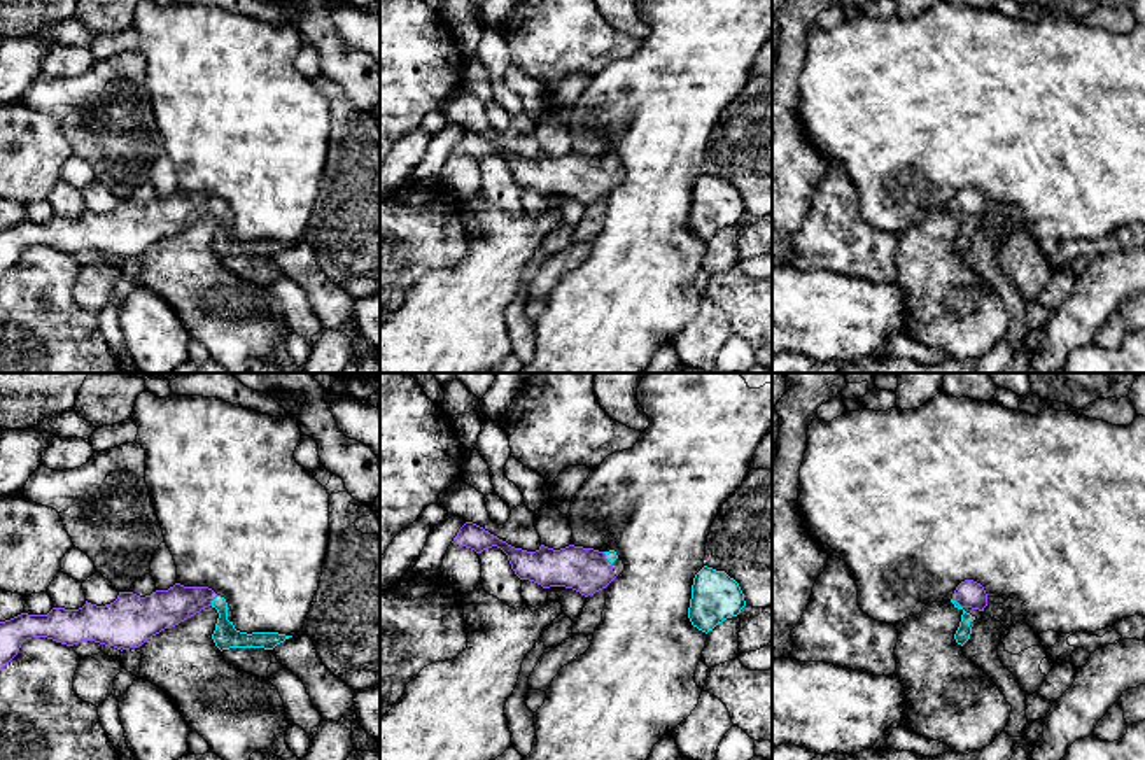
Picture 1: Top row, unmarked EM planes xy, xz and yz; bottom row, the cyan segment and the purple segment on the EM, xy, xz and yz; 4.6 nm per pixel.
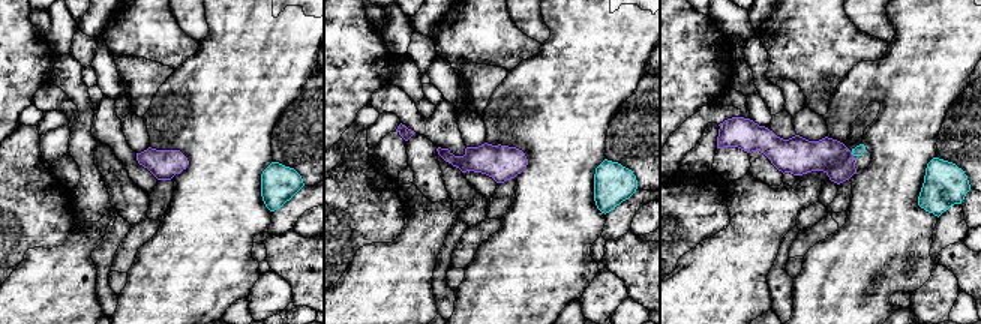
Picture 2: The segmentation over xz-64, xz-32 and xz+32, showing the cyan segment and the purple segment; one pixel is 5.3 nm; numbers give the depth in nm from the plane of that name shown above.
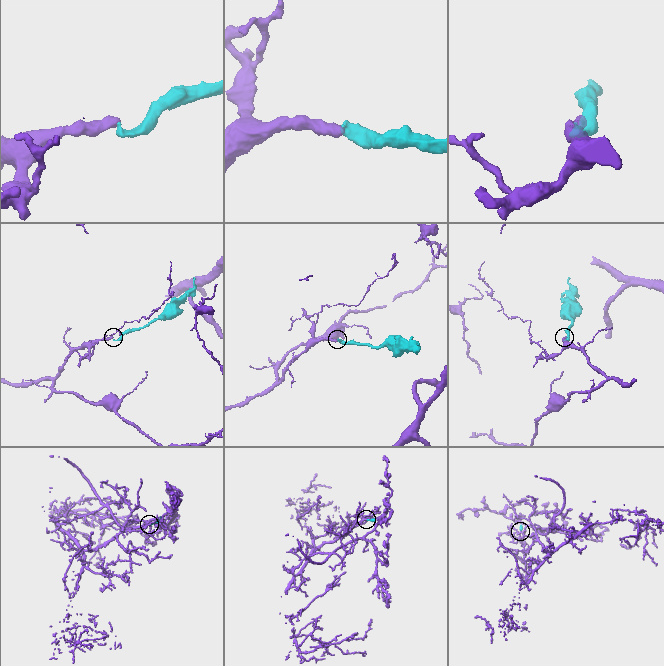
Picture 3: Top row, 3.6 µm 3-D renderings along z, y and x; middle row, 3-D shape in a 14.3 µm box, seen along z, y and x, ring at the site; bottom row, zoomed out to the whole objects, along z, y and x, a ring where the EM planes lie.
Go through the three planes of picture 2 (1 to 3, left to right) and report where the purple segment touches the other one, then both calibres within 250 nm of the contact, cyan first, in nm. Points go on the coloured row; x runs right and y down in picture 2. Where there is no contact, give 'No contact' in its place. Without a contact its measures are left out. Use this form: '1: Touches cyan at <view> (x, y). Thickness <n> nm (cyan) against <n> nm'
1: No contact
2: No contact
3: Touches cyan at xz+32 (852, 153). Thickness 60 nm (cyan) against 190 nm

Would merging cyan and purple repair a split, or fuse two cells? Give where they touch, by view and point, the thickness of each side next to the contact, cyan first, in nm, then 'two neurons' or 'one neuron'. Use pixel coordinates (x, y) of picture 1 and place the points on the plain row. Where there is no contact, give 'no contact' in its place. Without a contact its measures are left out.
yz (956, 211) | 70/130 nm | one neuron

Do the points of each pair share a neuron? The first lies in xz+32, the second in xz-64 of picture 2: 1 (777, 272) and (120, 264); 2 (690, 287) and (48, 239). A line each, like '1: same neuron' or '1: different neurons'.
1: different neurons
2: different neurons

